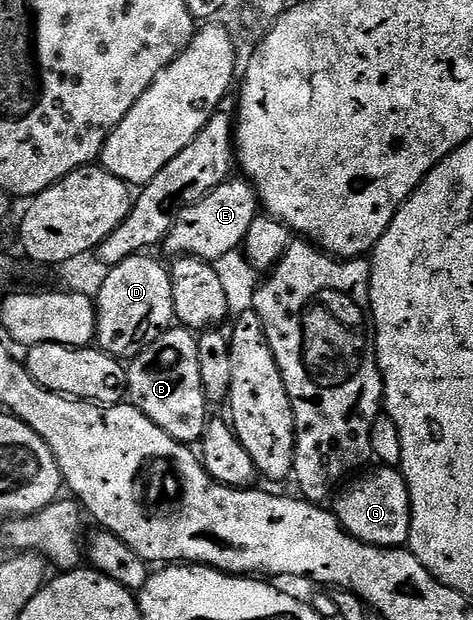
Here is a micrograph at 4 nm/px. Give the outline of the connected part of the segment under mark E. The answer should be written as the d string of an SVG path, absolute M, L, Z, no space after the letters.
M233 177L176 215L170 232L164 237L162 250L171 256L201 258L214 263L231 250L239 251L243 247L244 237L257 215L256 189L243 177Z

